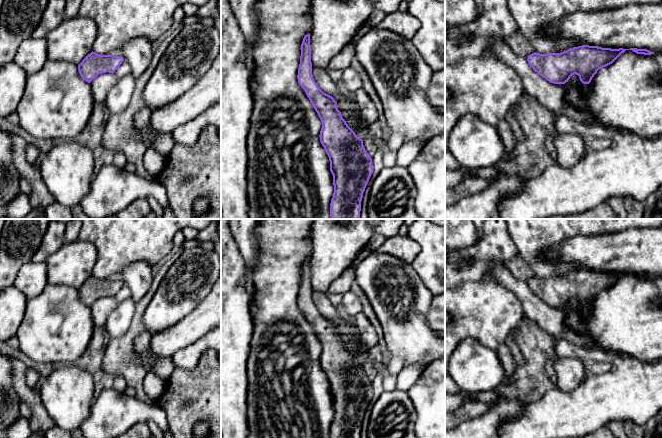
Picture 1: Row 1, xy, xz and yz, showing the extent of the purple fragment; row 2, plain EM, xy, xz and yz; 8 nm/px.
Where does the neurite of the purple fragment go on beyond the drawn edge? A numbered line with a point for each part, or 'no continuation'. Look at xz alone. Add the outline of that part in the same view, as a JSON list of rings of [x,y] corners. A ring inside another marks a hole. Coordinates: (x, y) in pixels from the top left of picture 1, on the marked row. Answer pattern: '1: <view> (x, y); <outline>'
1: xz (350, 112); [[[312,67],[312,75],[318,87],[326,94],[332,96],[337,102],[336,107],[341,112],[343,119],[348,126],[355,132],[360,139],[365,139],[365,135],[360,132],[360,125],[368,125],[362,115],[356,102],[350,101],[344,97],[326,69]]]

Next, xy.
1: xy (101, 85); [[[106,72],[99,74],[90,82],[95,104],[103,104],[106,101],[109,91],[118,82],[118,79],[114,73]]]

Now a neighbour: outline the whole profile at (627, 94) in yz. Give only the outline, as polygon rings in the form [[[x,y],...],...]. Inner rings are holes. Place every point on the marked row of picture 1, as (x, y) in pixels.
[[[626,50],[612,64],[599,69],[589,84],[583,84],[579,76],[574,74],[562,85],[567,90],[567,102],[574,108],[590,112],[597,125],[622,129],[642,138],[662,135],[662,53],[644,55]]]

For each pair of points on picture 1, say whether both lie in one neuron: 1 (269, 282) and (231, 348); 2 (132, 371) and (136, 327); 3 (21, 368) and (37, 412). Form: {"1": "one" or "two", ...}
{"1": "two", "2": "one", "3": "one"}

